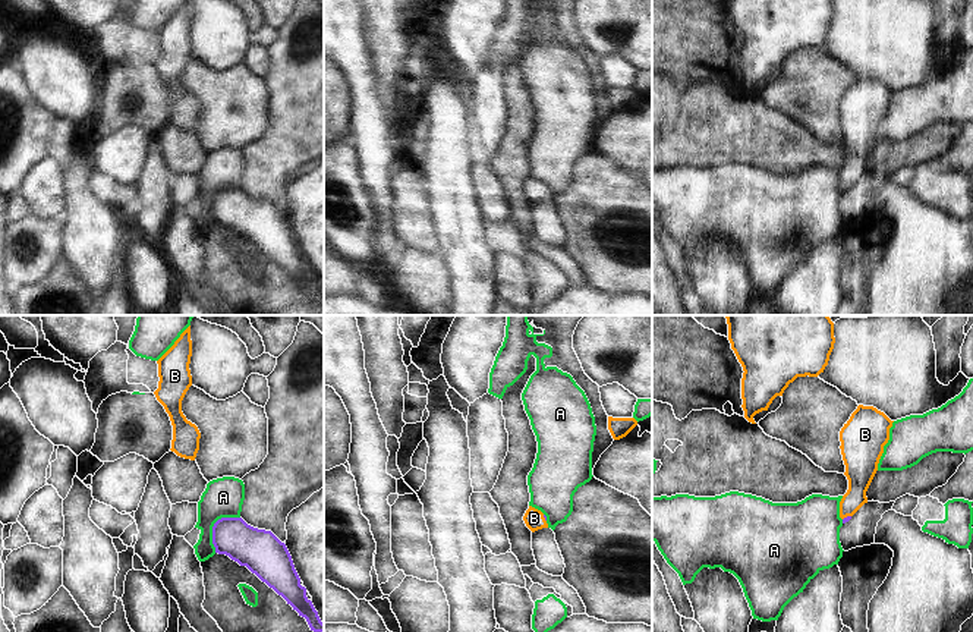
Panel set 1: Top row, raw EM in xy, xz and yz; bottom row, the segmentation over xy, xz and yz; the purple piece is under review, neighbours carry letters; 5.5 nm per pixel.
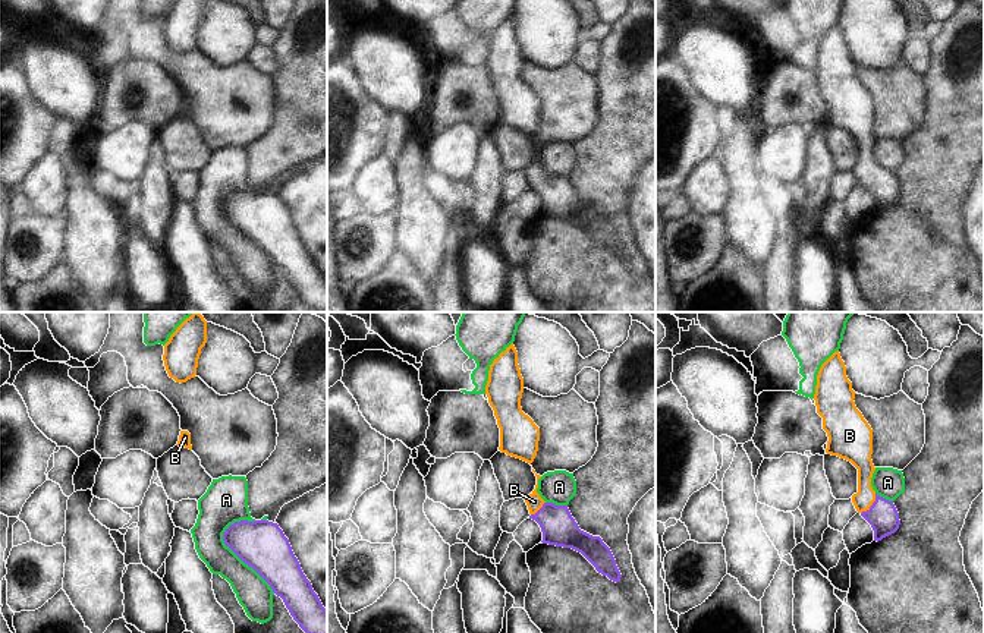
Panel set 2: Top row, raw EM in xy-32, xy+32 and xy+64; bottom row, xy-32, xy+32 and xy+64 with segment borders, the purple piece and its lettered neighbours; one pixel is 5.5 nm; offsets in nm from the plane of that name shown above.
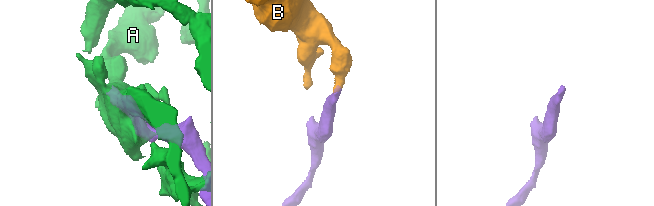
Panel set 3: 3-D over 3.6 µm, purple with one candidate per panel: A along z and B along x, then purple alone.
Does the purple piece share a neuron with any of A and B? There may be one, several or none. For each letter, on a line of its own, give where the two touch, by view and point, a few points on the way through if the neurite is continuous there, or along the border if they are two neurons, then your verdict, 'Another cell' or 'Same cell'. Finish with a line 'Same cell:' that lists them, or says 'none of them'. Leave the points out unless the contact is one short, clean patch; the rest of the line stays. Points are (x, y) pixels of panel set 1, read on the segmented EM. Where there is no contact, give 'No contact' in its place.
A: Touches purple at xy (214, 525). Another cell
B: Touches purple at yz (847, 516). Path across: yz (846, 519), (847, 516), (859, 472). Same cell
Same cell: B

